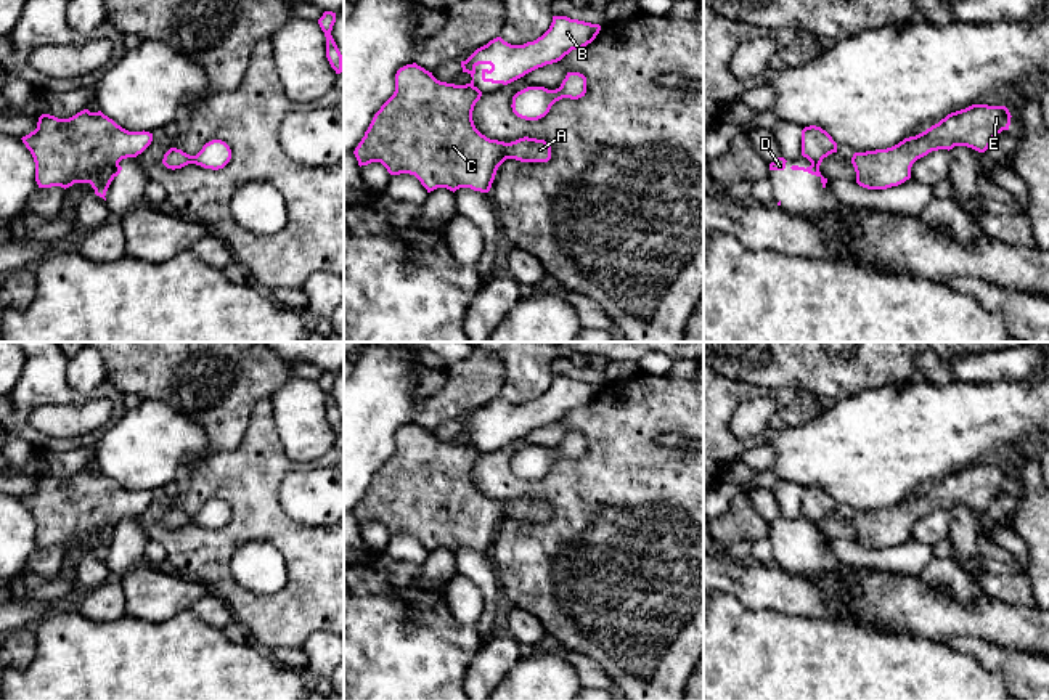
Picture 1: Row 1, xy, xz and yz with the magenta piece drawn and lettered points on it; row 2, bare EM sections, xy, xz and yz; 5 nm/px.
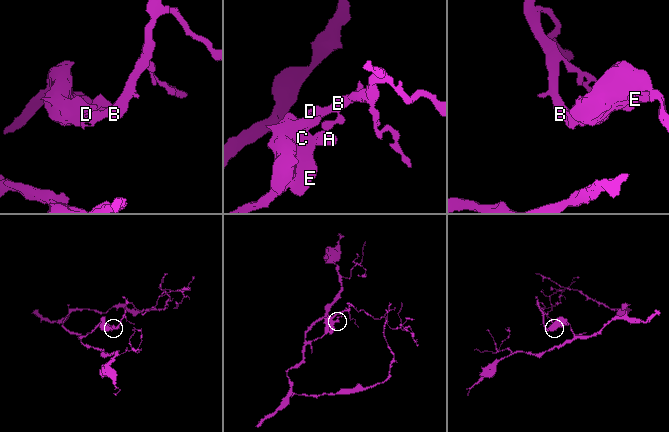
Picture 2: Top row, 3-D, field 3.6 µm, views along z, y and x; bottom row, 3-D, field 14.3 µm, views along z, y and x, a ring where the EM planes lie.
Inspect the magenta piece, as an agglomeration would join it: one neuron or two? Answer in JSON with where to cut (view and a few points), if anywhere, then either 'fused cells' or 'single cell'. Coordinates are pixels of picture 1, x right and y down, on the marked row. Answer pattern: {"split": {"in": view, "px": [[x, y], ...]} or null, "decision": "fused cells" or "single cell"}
{"split": {"in": "yz", "px": [[812, 164], [818, 170]]}, "decision": "fused cells"}

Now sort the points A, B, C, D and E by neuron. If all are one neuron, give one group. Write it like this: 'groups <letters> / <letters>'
groups A C E / B D

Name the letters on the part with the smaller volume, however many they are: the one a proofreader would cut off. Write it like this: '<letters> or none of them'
B, D

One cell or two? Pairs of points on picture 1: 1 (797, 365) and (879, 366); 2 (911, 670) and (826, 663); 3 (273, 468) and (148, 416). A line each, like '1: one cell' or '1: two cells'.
1: one cell
2: one cell
3: two cells

